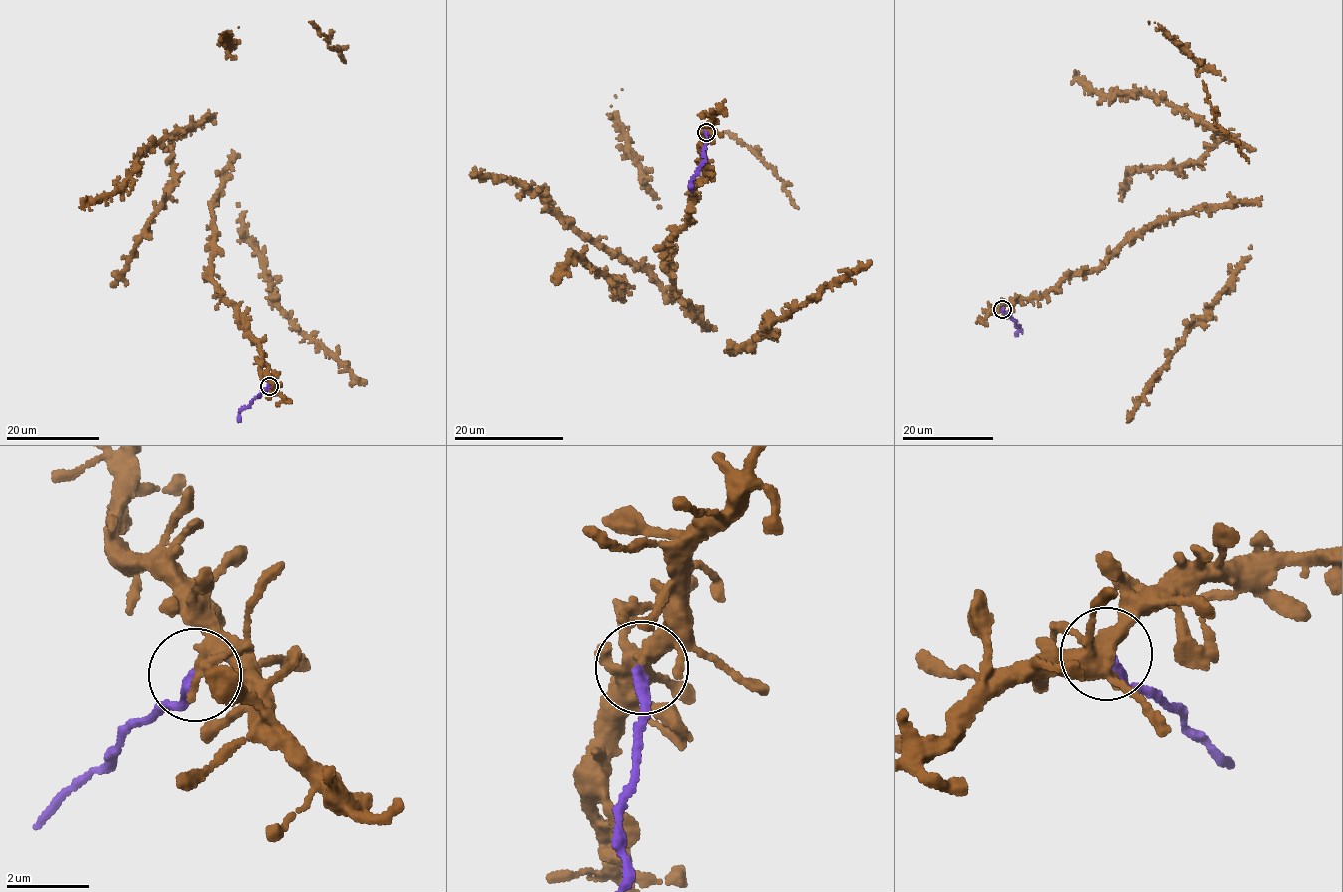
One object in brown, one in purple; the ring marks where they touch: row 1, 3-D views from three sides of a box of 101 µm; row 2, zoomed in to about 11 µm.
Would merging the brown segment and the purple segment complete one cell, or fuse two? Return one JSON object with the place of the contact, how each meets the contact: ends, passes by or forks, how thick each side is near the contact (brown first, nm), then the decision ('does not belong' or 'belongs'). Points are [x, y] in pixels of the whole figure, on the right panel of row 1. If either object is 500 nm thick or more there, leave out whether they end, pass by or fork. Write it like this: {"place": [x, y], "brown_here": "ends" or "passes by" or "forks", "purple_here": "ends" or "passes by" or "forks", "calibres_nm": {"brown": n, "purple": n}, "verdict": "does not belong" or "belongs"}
{"place": [1002, 309], "brown_here": "passes by", "purple_here": "ends", "calibres_nm": {"brown": 240, "purple": 320}, "verdict": "does not belong"}

